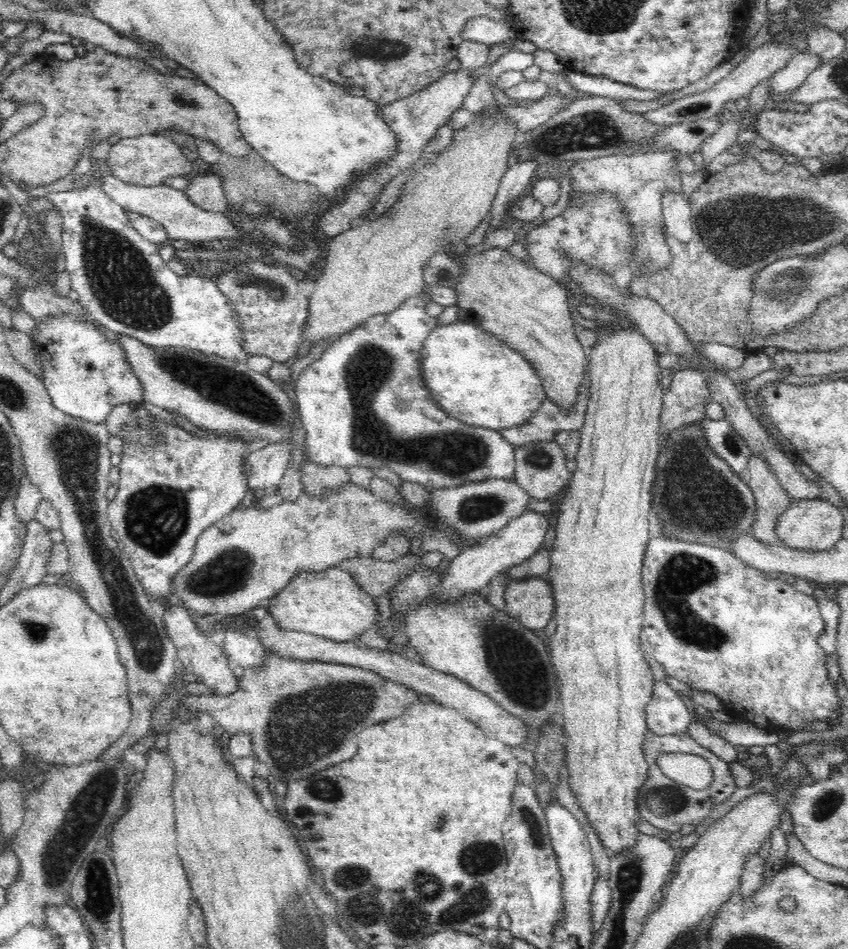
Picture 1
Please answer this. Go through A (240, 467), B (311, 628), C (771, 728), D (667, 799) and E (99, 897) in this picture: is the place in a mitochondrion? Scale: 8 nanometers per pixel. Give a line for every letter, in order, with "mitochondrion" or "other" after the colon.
A: other
B: other
C: other
D: mitochondrion
E: mitochondrion

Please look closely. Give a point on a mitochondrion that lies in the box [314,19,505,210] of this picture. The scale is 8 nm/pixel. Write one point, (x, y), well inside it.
(375, 49)

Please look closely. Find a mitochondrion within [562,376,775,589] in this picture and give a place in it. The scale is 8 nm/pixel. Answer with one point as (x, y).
(707, 501)

